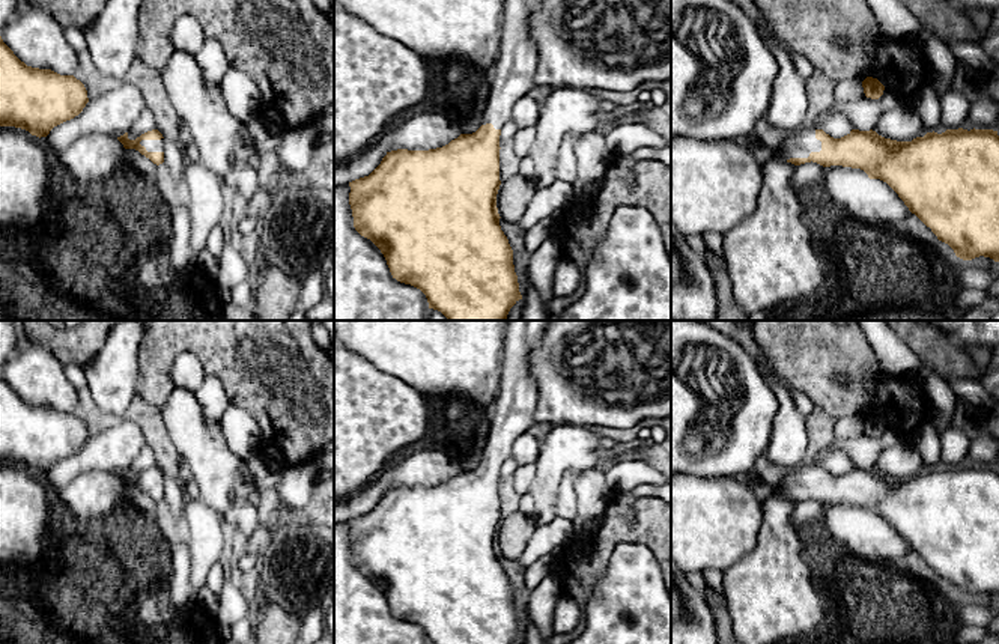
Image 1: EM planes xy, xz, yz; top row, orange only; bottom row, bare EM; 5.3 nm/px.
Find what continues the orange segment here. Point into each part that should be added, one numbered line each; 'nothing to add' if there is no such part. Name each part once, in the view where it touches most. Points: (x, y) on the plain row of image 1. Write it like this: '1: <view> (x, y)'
1: yz (804, 479)

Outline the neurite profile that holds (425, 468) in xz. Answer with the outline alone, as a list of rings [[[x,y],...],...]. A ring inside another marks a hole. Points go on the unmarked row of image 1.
[[[445,448],[420,450],[394,466],[390,488],[429,488],[448,481],[462,469],[460,456]]]

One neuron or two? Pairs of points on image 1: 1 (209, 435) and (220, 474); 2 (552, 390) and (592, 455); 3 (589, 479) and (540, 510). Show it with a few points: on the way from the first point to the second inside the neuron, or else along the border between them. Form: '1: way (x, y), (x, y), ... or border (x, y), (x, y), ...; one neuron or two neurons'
1: way (209, 444), (212, 465); one neuron
2: border (584, 425), (554, 426); two neurons
3: border (599, 468), (583, 468), (579, 471); two neurons

